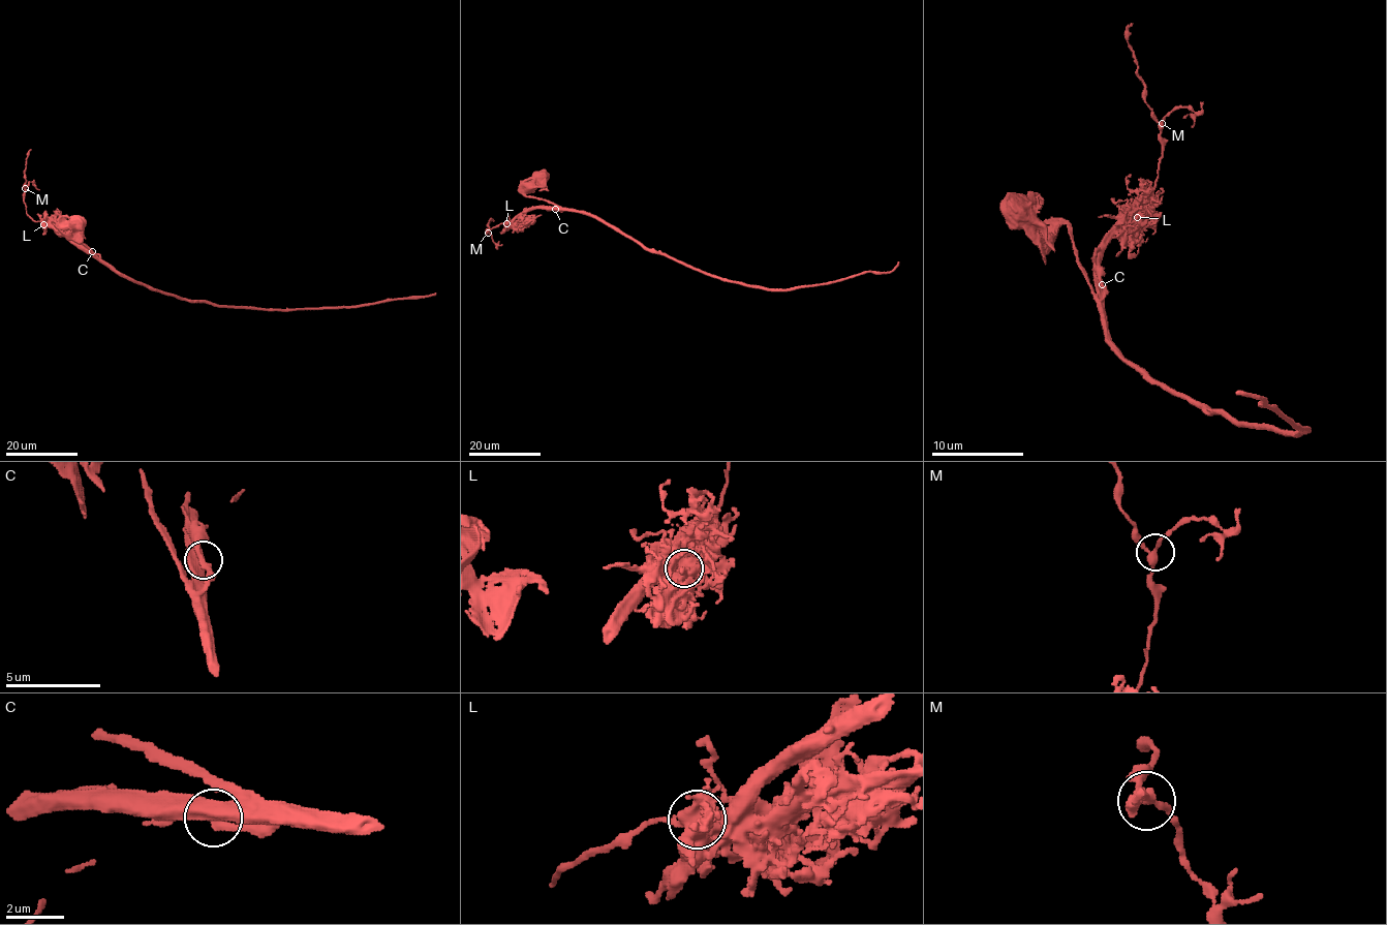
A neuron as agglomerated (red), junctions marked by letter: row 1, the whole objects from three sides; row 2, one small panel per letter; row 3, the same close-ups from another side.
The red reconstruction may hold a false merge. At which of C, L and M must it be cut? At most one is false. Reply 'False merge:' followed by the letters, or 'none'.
False merge: L

